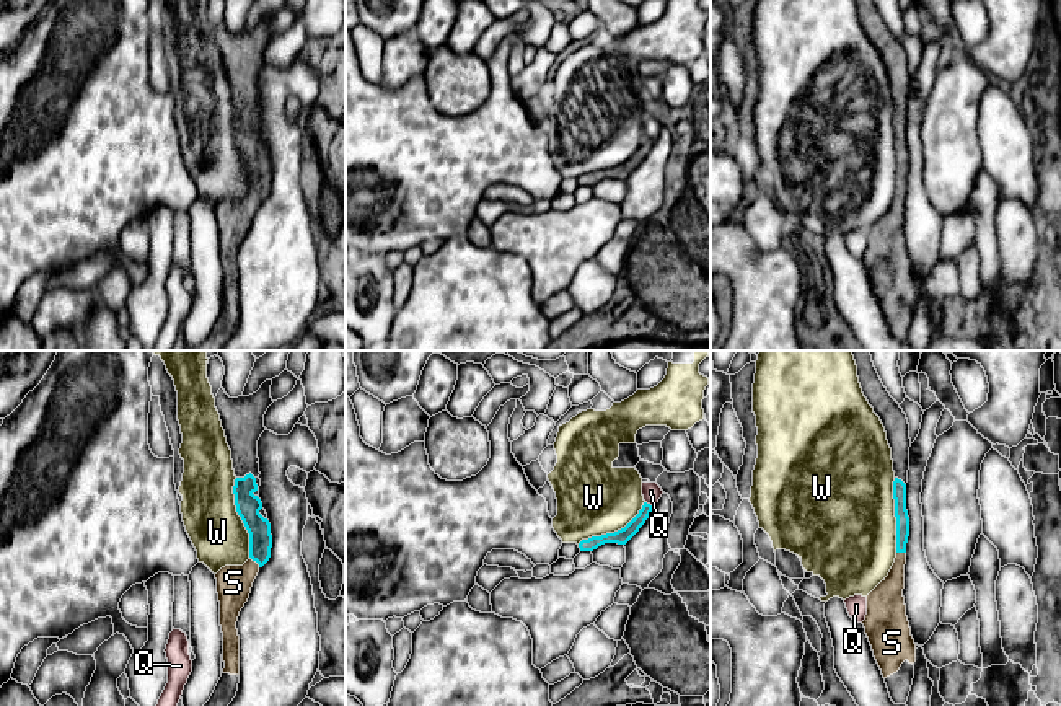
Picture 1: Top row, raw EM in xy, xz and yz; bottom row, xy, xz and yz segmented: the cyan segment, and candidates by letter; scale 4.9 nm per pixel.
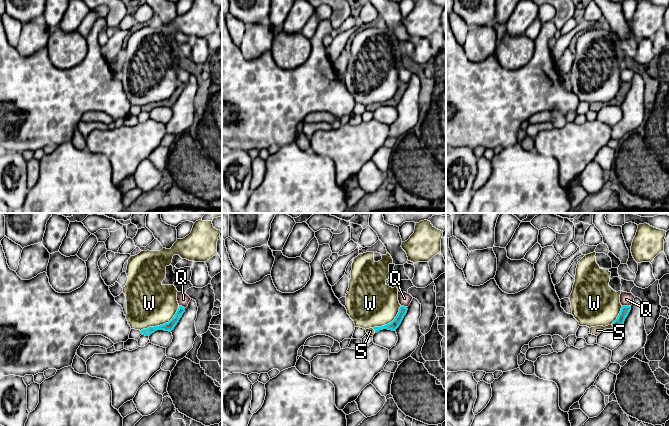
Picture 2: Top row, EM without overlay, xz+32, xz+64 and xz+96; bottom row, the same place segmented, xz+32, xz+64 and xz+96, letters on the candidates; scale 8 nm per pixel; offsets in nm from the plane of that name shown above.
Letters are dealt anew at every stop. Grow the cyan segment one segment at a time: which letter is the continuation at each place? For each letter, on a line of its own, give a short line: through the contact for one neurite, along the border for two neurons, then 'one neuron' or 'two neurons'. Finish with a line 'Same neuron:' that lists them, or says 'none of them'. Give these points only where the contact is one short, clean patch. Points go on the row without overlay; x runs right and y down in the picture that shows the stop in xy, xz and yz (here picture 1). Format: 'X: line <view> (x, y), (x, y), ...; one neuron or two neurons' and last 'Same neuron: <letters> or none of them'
Q: line xz (646, 136), (652, 141); two neurons
S: line xy (258, 162), (255, 194), (233, 217); one neuron
W: two neurons
Same neuron: S

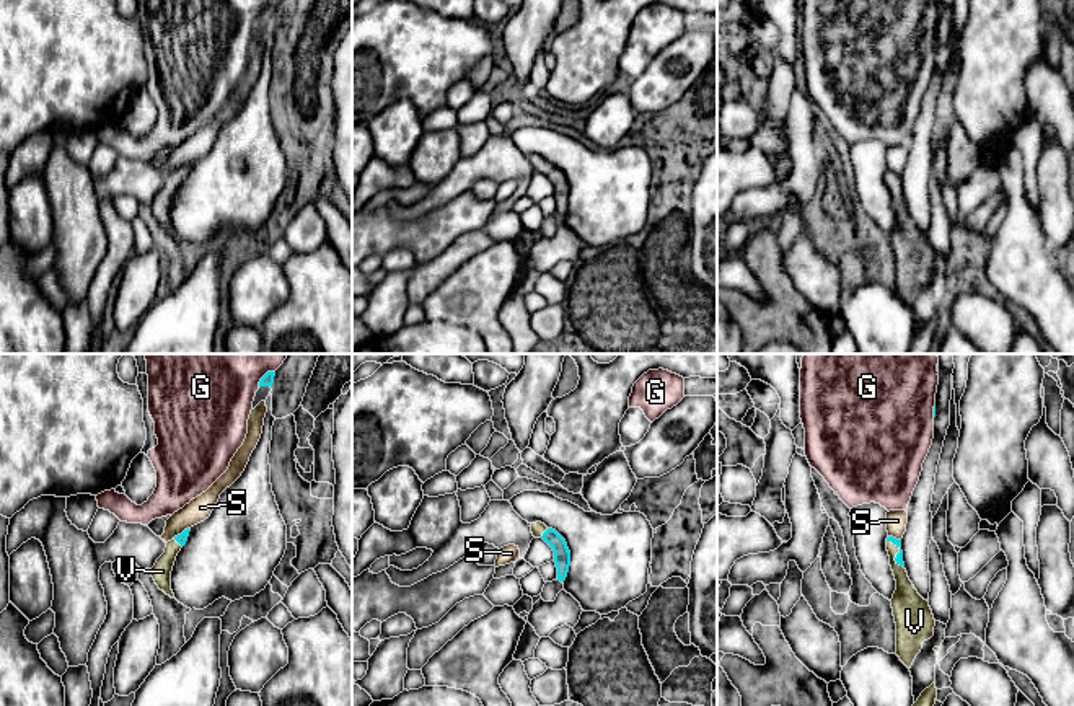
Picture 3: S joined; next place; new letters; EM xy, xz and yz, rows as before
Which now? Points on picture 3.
G: two neurons
S: line yz (889, 170), (900, 175); two neurons
V: line yz (898, 193), (898, 188), (895, 196), (906, 237); one neuron
Same neuron: V

